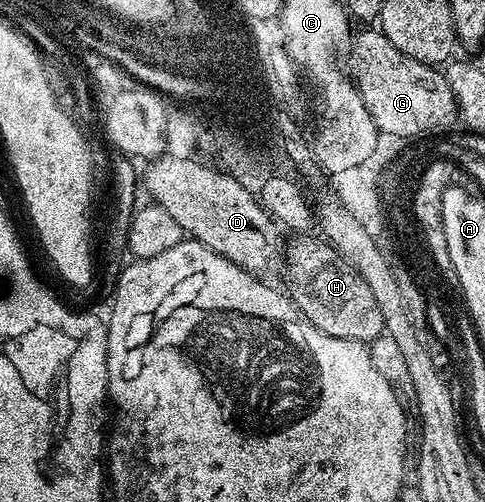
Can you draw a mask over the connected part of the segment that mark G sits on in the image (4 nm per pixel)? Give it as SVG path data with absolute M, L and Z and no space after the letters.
M378 29L363 30L358 34L359 31L349 42L349 74L359 87L361 100L365 100L365 108L369 108L369 116L373 116L373 124L380 135L419 140L423 138L422 134L439 134L457 122L459 108L442 69L405 56L405 52L393 48Z

